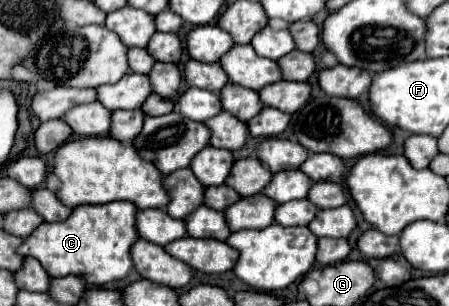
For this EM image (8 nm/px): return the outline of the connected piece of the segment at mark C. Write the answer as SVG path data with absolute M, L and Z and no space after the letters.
M113 202L101 206L77 206L71 210L69 220L63 222L43 222L29 234L17 248L21 256L33 256L41 262L49 276L79 276L87 284L107 284L111 280L121 280L133 268L129 256L131 244L137 240L137 230L133 216L137 214L135 204Z

